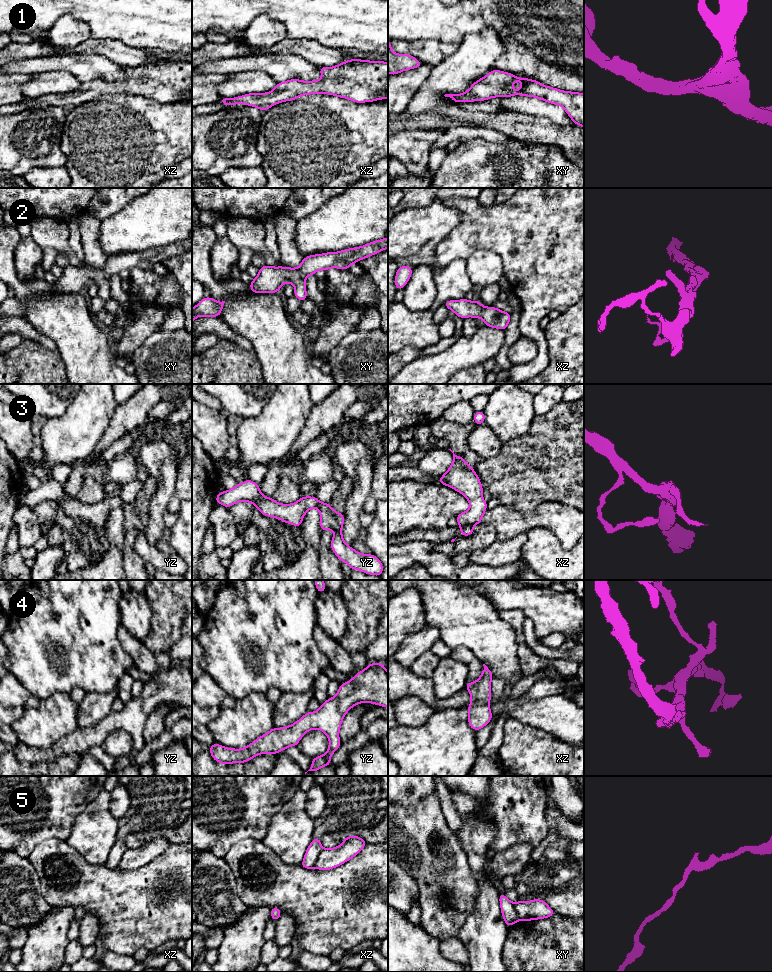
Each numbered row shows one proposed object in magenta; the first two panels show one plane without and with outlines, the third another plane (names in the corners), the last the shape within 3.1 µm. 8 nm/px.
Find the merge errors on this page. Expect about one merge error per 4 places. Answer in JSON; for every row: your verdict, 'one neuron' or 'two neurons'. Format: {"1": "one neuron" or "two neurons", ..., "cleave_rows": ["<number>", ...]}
{"1": "one neuron", "2": "one neuron", "3": "one neuron", "4": "one neuron", "5": "two neurons", "cleave_rows": ["5"]}

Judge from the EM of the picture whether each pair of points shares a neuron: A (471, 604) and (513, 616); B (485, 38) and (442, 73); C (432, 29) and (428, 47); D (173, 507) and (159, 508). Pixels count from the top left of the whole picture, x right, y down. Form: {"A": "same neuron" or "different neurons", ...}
{"A": "different neurons", "B": "same neuron", "C": "different neurons", "D": "different neurons"}

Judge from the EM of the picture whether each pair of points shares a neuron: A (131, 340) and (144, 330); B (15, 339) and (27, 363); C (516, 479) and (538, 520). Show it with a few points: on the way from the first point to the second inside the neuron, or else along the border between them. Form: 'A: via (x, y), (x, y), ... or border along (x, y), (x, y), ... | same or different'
A: via (134, 337), (141, 330) | same
B: border along (25, 340), (10, 350) | different
C: border along (555, 501), (543, 501), (530, 510), (510, 508) | different

